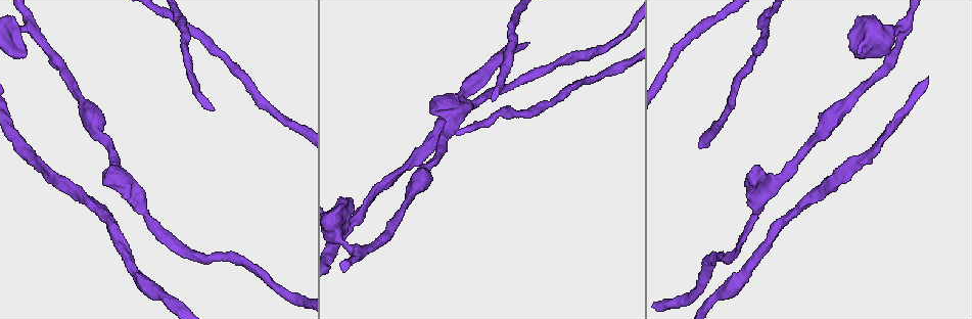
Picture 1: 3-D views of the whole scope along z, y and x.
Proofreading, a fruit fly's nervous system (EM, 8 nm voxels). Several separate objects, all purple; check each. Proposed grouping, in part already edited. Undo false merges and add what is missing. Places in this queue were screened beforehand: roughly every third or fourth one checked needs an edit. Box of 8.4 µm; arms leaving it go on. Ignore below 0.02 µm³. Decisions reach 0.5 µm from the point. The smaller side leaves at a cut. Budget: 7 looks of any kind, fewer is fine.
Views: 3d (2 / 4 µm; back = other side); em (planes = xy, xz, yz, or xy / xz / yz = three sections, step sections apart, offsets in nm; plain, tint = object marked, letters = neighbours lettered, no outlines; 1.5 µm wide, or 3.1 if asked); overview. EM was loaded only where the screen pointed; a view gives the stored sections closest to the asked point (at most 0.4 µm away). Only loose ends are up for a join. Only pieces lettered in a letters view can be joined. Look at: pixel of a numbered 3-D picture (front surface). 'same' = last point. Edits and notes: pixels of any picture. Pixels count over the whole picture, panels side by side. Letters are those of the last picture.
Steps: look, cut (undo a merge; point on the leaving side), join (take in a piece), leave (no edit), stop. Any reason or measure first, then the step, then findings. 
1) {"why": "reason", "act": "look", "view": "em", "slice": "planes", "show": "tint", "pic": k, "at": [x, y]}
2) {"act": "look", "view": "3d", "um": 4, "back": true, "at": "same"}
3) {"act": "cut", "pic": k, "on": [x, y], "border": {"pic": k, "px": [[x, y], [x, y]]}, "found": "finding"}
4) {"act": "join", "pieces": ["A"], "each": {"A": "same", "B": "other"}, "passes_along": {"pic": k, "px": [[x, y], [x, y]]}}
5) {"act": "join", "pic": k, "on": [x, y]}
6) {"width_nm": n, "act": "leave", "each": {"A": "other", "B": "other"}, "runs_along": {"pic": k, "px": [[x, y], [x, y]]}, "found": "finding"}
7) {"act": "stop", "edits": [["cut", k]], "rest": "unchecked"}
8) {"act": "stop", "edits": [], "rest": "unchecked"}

{"why": "sudden change in width", "act": "look", "view": "em", "slice": "yz", "step": 4, "show": "letters", "pic": 1, "at": [149, 217]}

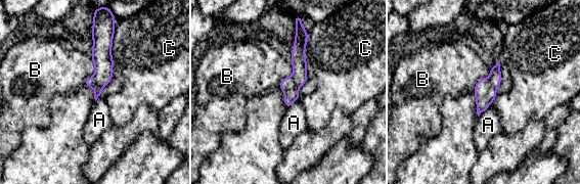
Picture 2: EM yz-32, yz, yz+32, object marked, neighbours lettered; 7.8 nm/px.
{"act": "look", "view": "em", "slice": "planes", "show": "letters", "at": "same"}

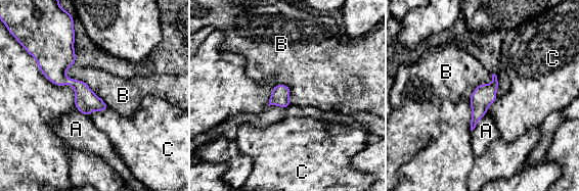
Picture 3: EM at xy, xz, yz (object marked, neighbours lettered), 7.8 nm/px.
{"width_nm": 140, "longest_contact_nm": ["B", 460], "act": "leave", "each": {"A": "other", "B": "other", "C": "other"}, "found": "one neuron here"}

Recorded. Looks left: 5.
{"why": "free end", "act": "look", "view": "3d", "um": 4, "pic": 1, "at": [106, 169]}

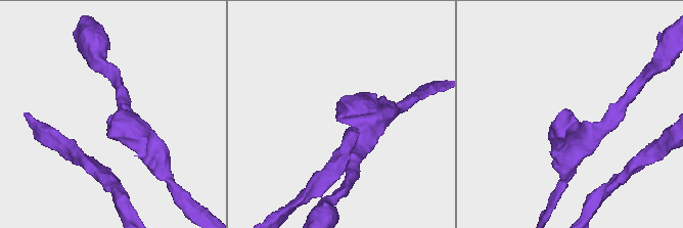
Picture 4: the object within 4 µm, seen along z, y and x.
{"act": "look", "view": "em", "slice": "planes", "show": "tint", "pic": 4, "at": [572, 114]}

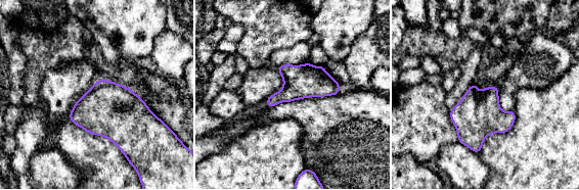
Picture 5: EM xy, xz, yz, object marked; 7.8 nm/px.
{"act": "look", "view": "em", "slice": "planes", "show": "letters", "at": "same"}

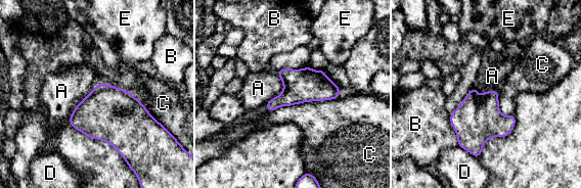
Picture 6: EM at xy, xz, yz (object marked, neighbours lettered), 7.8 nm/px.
{"longest_contact_nm": ["C", 550], "act": "leave", "each": {"A": "other", "B": "other", "C": "other", "D": "other", "E": "other"}, "border": {"pic": 6, "px": [[339, 96], [280, 105], [268, 112]]}, "found": "no lettered piece goes on from it"}

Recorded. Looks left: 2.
{"why": "sudden change in width", "act": "look", "view": "em", "slice": "planes", "show": "tint", "pic": 1, "at": [334, 232]}

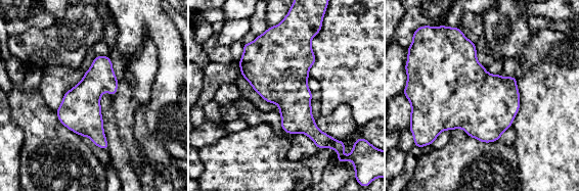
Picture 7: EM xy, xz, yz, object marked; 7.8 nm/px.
{"act": "look", "view": "em", "slice": "planes", "show": "letters", "at": "same"}

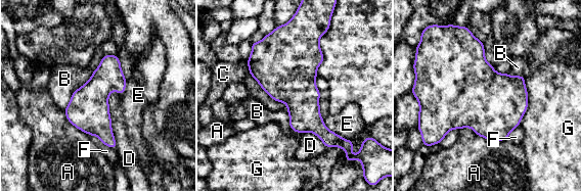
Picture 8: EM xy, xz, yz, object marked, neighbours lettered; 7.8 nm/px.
{"act": "leave", "each": {"A": "other", "B": "other", "C": "other", "D": "other", "E": "other", "F": "other", "G": "other"}, "border": {"pic": 8, "px": [[112, 90], [108, 113], [116, 148]]}, "found": "one neuron here"}

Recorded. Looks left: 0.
{"act": "stop", "edits": [], "rest": "unchecked"}

